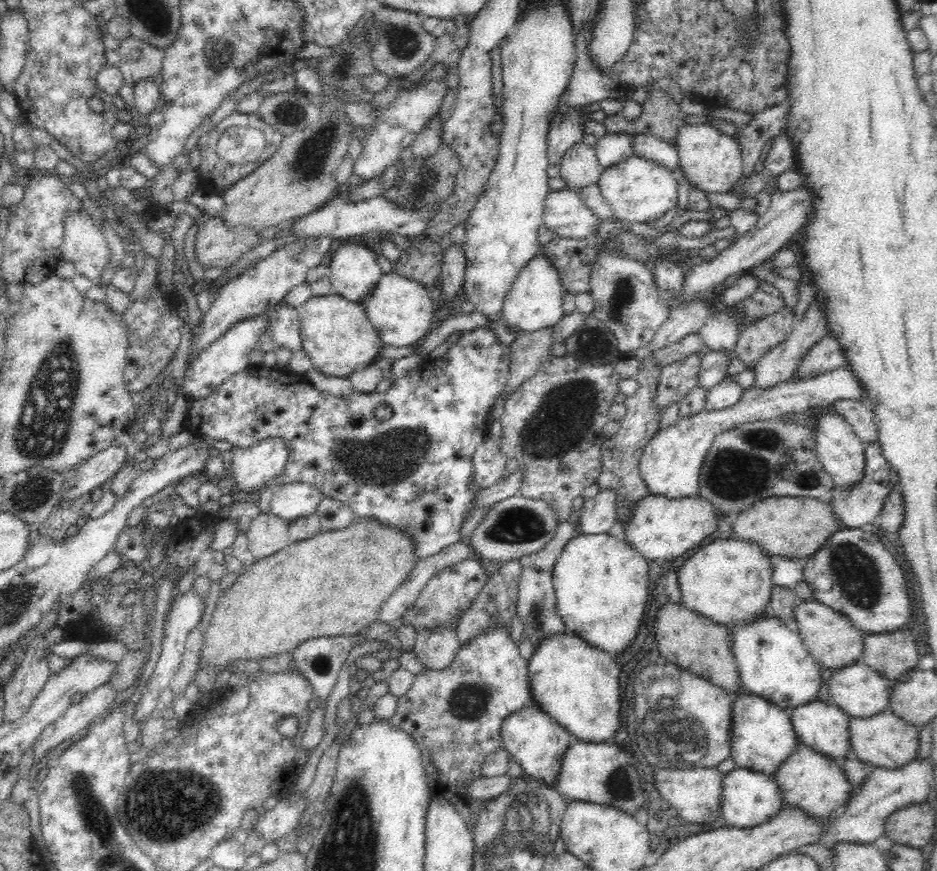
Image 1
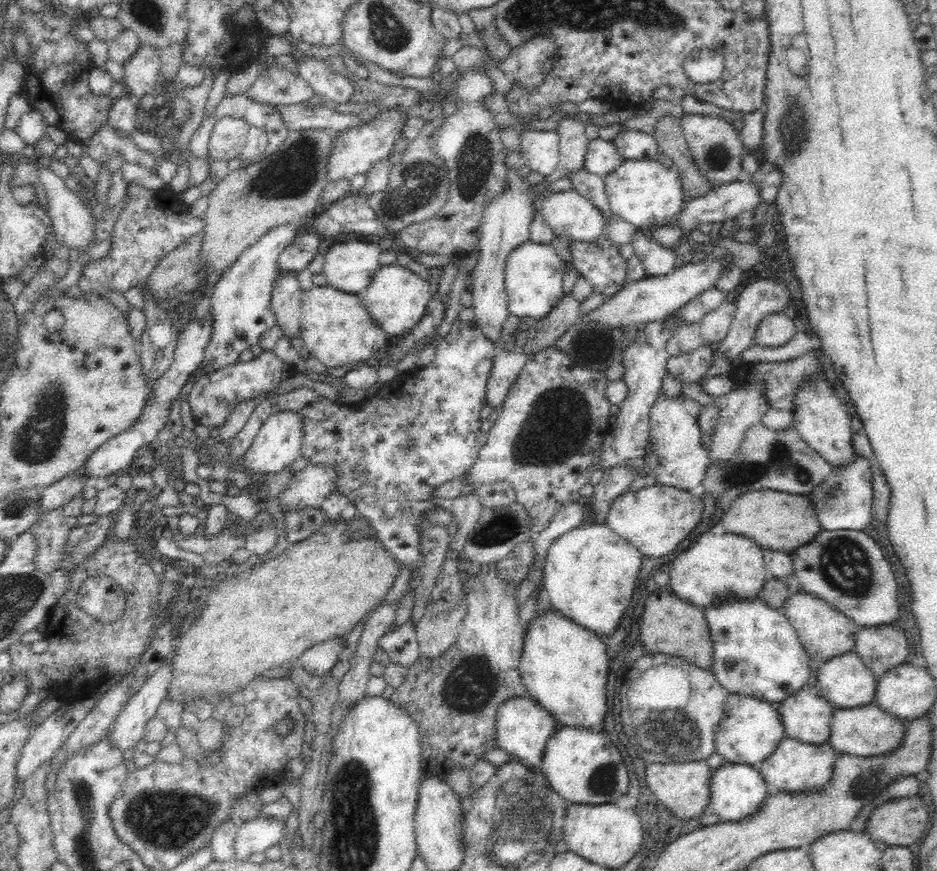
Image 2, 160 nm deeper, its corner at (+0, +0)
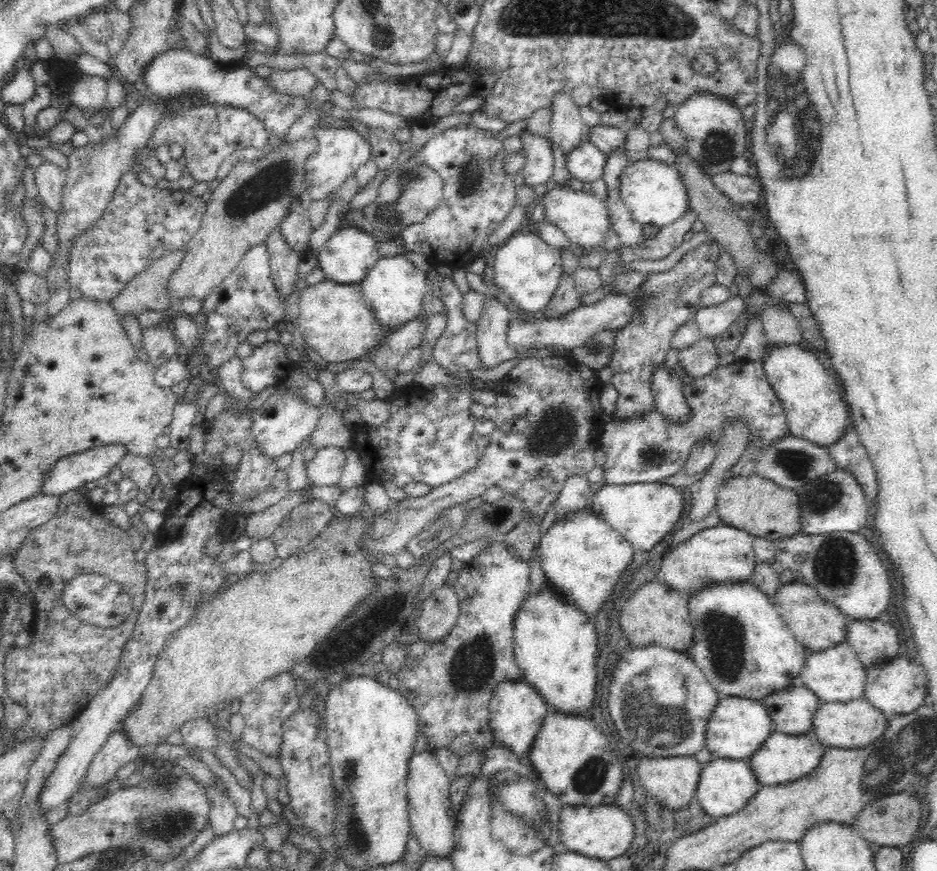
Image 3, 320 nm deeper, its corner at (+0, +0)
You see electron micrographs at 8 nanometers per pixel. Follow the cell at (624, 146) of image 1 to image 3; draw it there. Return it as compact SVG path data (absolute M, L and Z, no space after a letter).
M590 141L580 143L565 153L565 167L577 185L581 182L592 183L601 178L604 162L606 162L606 153Z

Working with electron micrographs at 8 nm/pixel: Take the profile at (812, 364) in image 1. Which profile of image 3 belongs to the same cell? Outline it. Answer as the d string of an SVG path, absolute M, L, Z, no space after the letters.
M736 360L720 365L706 377L694 378L683 386L683 394L690 411L684 423L666 419L653 406L644 415L628 419L614 417L612 422L605 424L600 434L601 445L606 450L606 463L603 464L605 484L658 482L674 476L686 464L696 446L706 442L717 445L722 438L723 426L734 422L745 422L751 435L748 446L752 437L758 437L762 450L790 434L786 414L765 378L760 361Z

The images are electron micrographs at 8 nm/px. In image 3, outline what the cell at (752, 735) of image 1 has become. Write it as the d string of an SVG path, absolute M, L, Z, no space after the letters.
M720 696L704 730L704 746L712 757L747 760L758 750L760 742L773 730L772 719L761 701L749 698Z

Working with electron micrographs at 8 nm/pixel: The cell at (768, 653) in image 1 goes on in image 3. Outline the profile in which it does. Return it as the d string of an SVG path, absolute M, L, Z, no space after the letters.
M750 581L704 586L688 593L686 607L692 623L692 646L686 646L683 652L720 696L760 701L766 694L797 681L804 665L804 646L792 636L773 601Z

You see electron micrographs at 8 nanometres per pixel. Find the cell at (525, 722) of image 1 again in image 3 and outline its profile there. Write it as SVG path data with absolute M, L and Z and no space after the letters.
M508 678L498 682L488 702L489 723L495 740L504 744L512 752L526 757L532 746L532 738L535 737L549 708L550 706L536 689L522 678Z

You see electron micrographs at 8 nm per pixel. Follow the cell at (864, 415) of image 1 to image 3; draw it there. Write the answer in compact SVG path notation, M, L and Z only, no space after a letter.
M849 427L835 444L828 446L828 451L836 469L852 473L862 487L868 502L872 500L876 503L878 492L876 471L854 428Z

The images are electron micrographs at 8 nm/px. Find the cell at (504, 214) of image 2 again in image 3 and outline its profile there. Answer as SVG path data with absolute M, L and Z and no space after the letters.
M486 298L485 307L477 322L477 346L480 367L494 368L505 360L518 356L506 342L506 330L513 313L494 299Z

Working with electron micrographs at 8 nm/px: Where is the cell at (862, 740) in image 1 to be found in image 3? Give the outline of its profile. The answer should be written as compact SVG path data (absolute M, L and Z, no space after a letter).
M864 696L852 698L848 702L826 702L818 699L805 734L812 733L826 748L860 748L884 732L886 720L887 716L882 715Z

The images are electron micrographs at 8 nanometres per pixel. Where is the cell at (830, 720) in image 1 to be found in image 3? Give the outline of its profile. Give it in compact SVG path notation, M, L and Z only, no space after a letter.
M796 681L784 689L766 694L760 701L768 711L775 730L786 734L805 734L817 700L816 693Z

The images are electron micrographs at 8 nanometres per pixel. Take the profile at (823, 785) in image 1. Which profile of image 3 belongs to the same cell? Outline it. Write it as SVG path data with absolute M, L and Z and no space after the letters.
M773 729L770 730L768 738L764 738L764 742L760 742L758 750L747 759L747 762L760 784L786 784L786 782L792 782L810 774L816 768L816 764L820 762L825 749L826 746L816 740L812 733L786 734Z

